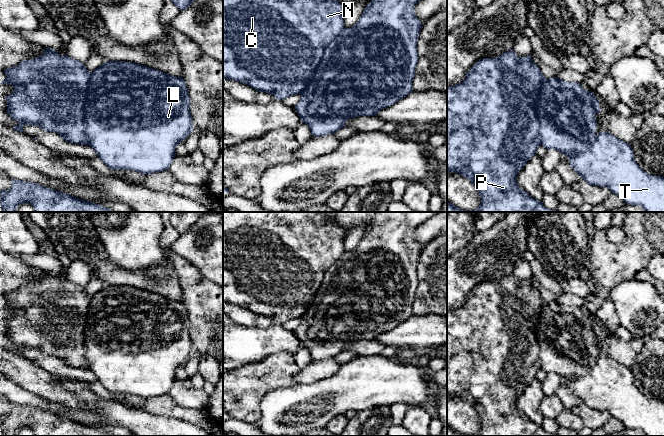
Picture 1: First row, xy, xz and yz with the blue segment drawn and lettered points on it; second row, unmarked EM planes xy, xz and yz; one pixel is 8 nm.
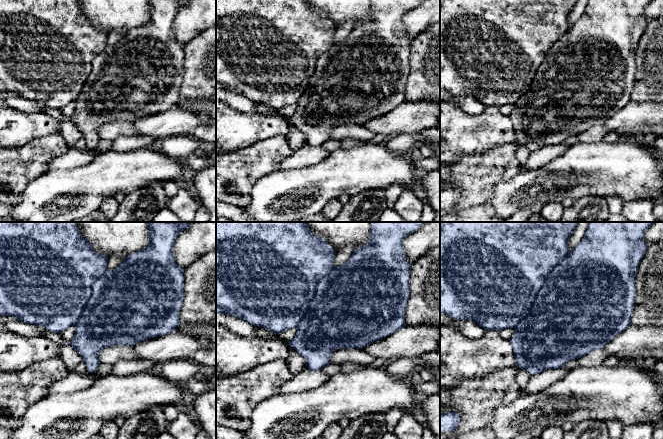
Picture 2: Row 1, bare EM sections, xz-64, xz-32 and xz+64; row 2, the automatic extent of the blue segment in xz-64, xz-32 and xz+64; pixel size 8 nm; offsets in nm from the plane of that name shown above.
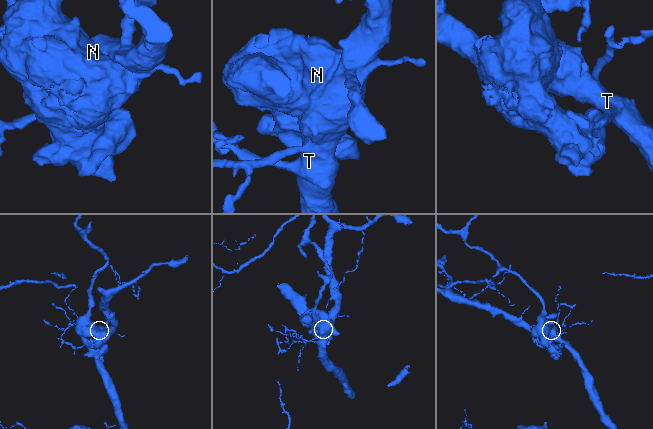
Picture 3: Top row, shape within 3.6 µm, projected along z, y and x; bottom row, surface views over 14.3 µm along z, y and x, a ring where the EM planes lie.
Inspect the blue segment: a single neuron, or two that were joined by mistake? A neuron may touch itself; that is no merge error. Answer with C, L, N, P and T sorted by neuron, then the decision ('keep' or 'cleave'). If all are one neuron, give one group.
C N P / L T | cleave

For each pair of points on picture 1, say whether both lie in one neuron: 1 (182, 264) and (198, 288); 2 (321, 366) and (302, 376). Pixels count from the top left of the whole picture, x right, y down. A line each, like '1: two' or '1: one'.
1: one
2: one

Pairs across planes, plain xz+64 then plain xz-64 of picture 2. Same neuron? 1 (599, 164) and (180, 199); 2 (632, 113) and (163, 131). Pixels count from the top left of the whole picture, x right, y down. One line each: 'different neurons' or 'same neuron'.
1: different neurons
2: same neuron

